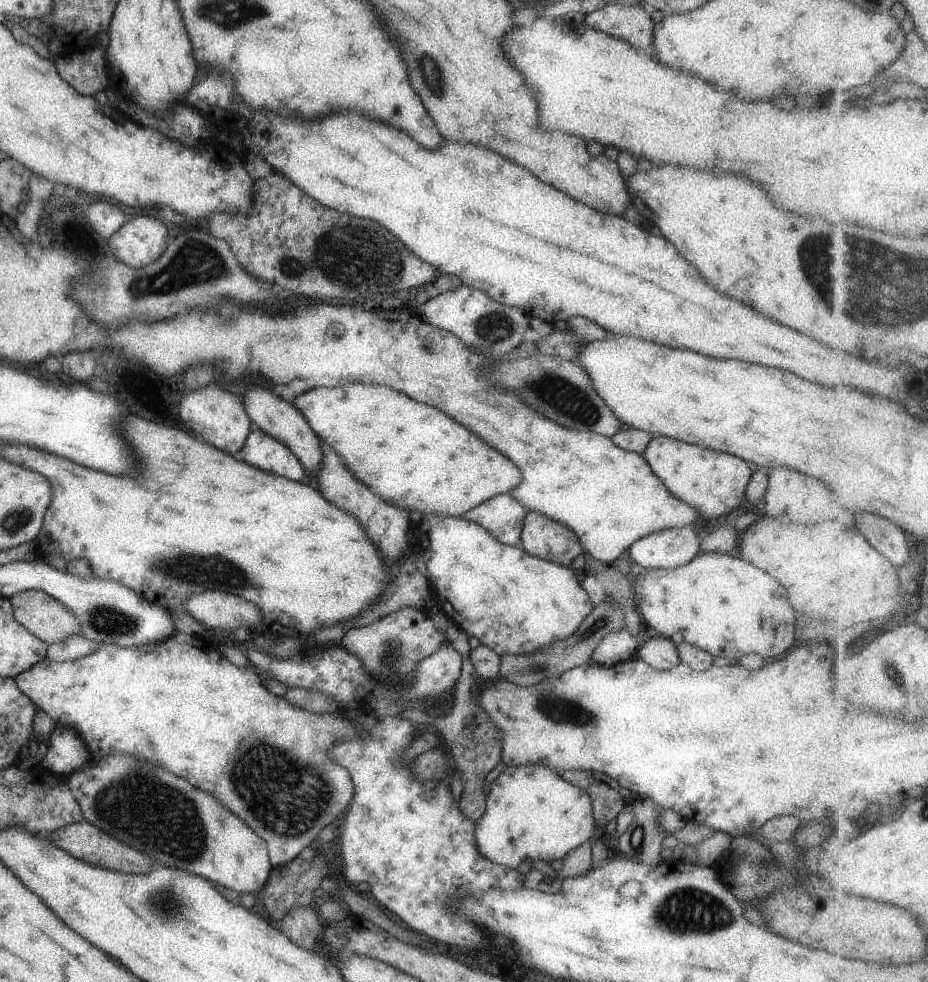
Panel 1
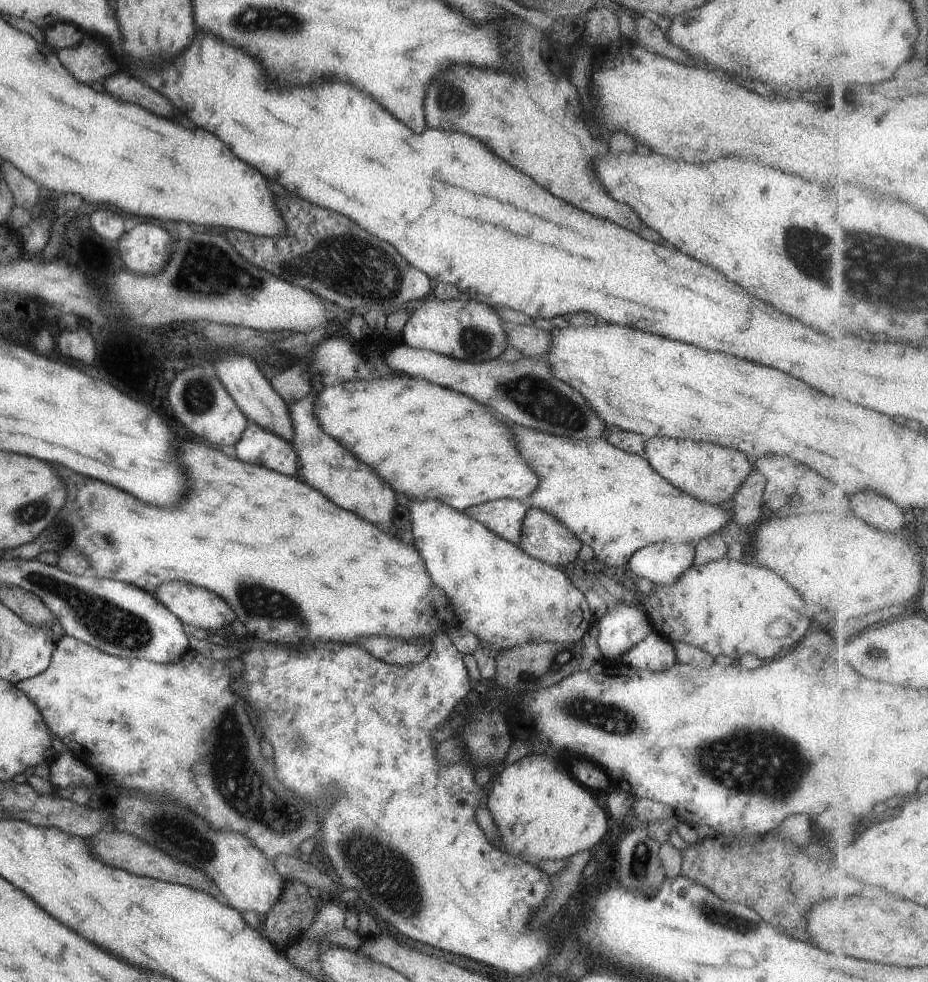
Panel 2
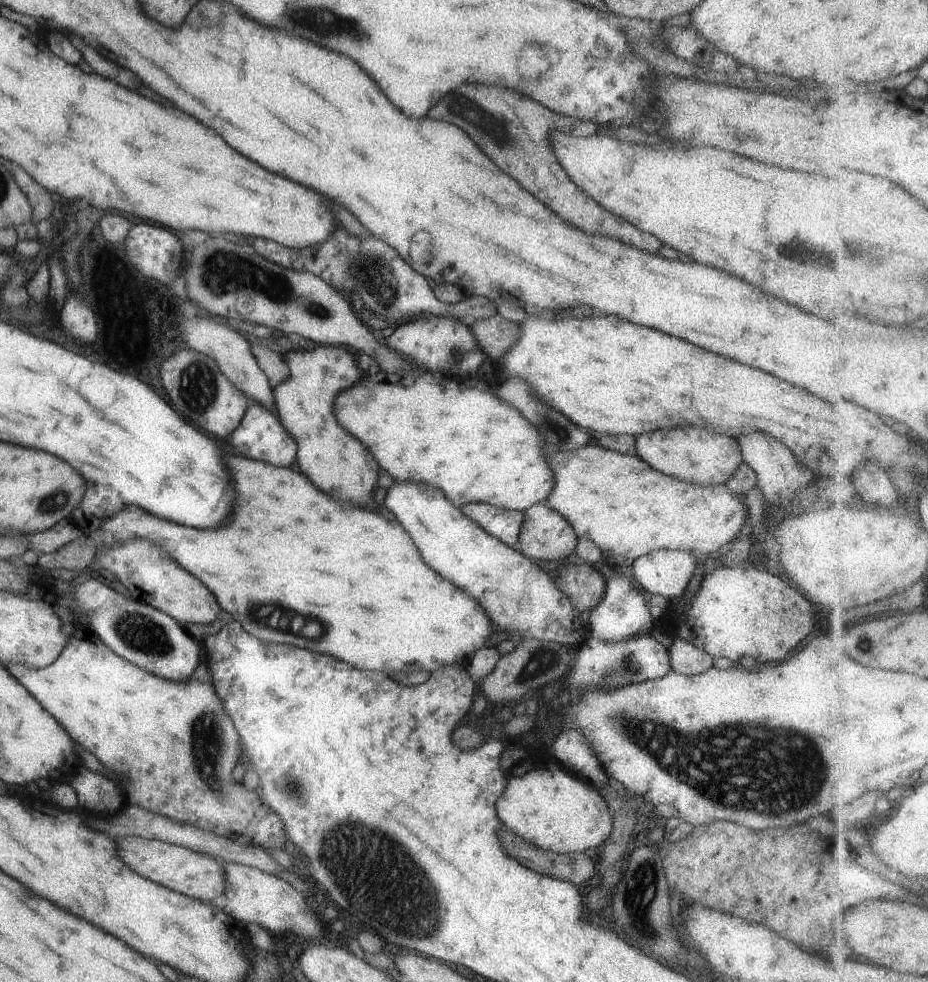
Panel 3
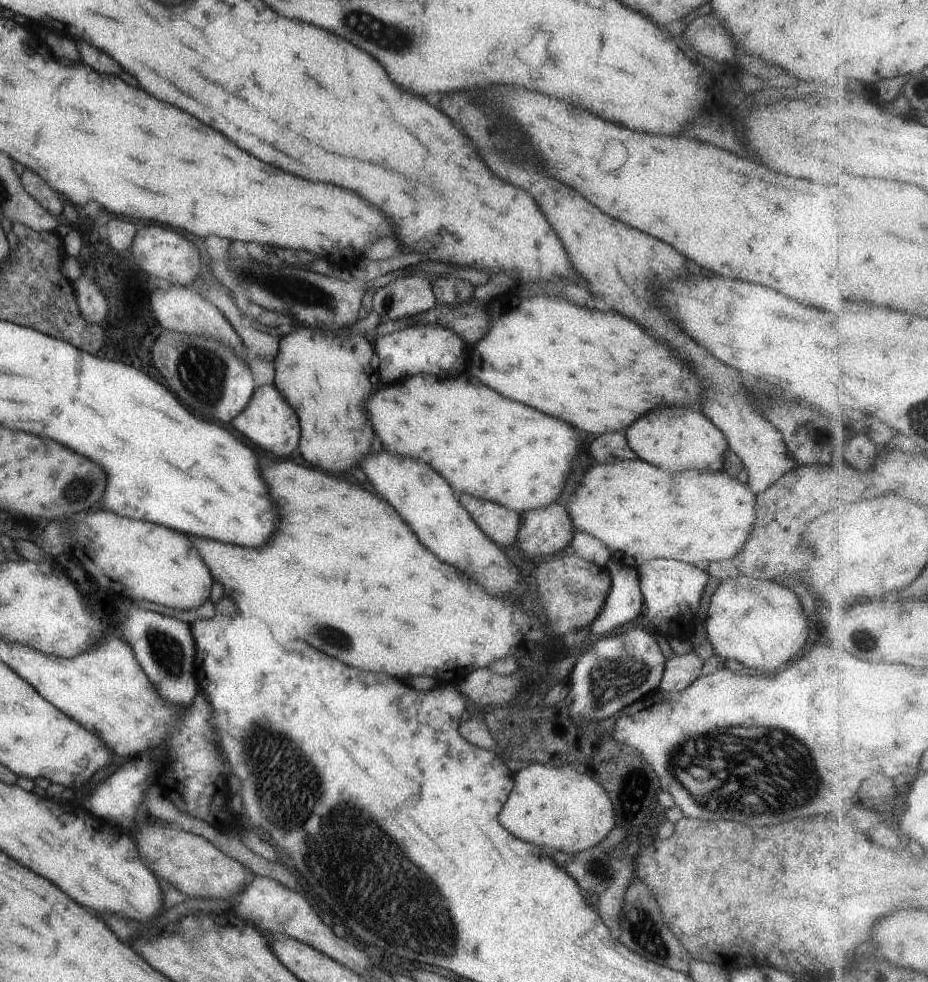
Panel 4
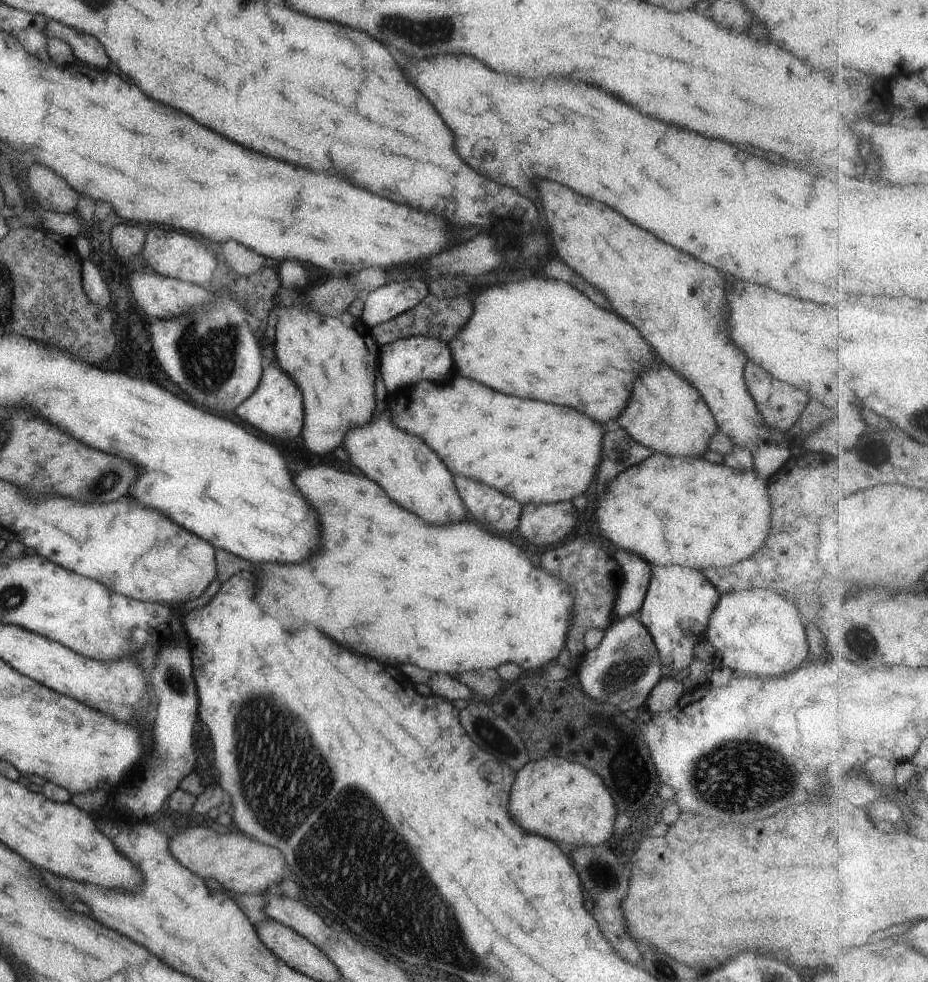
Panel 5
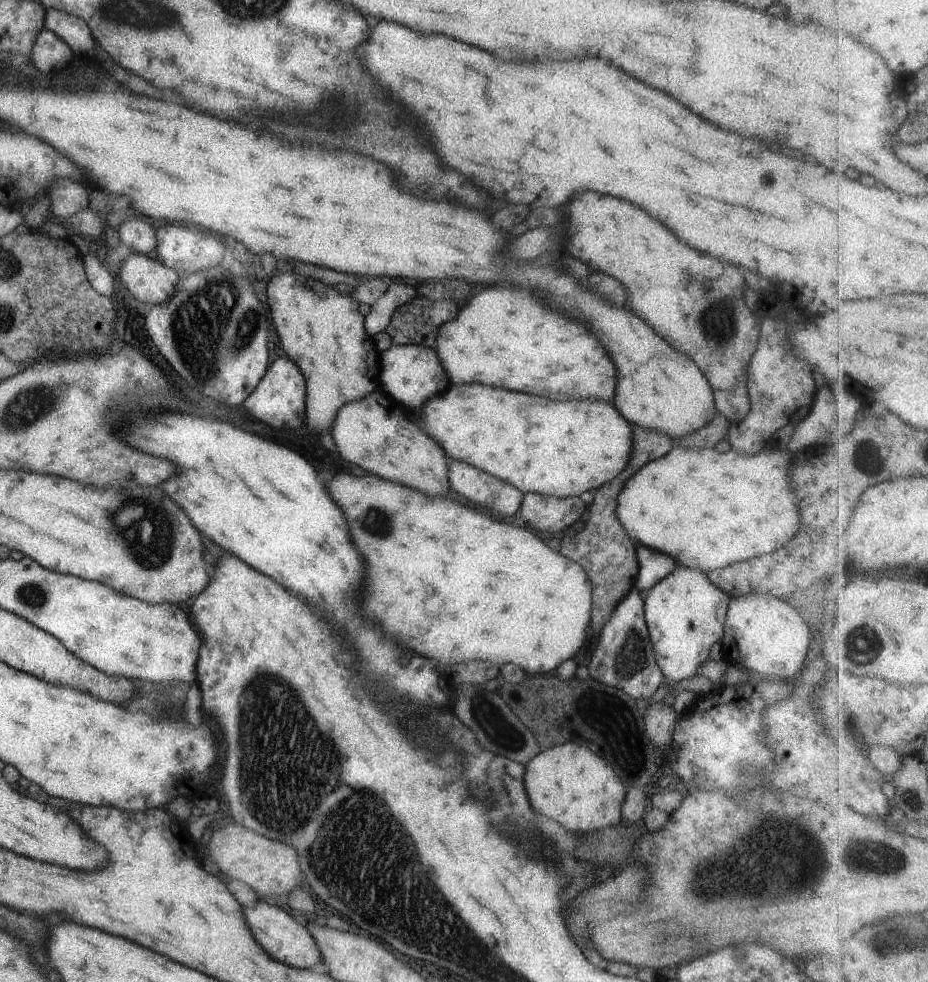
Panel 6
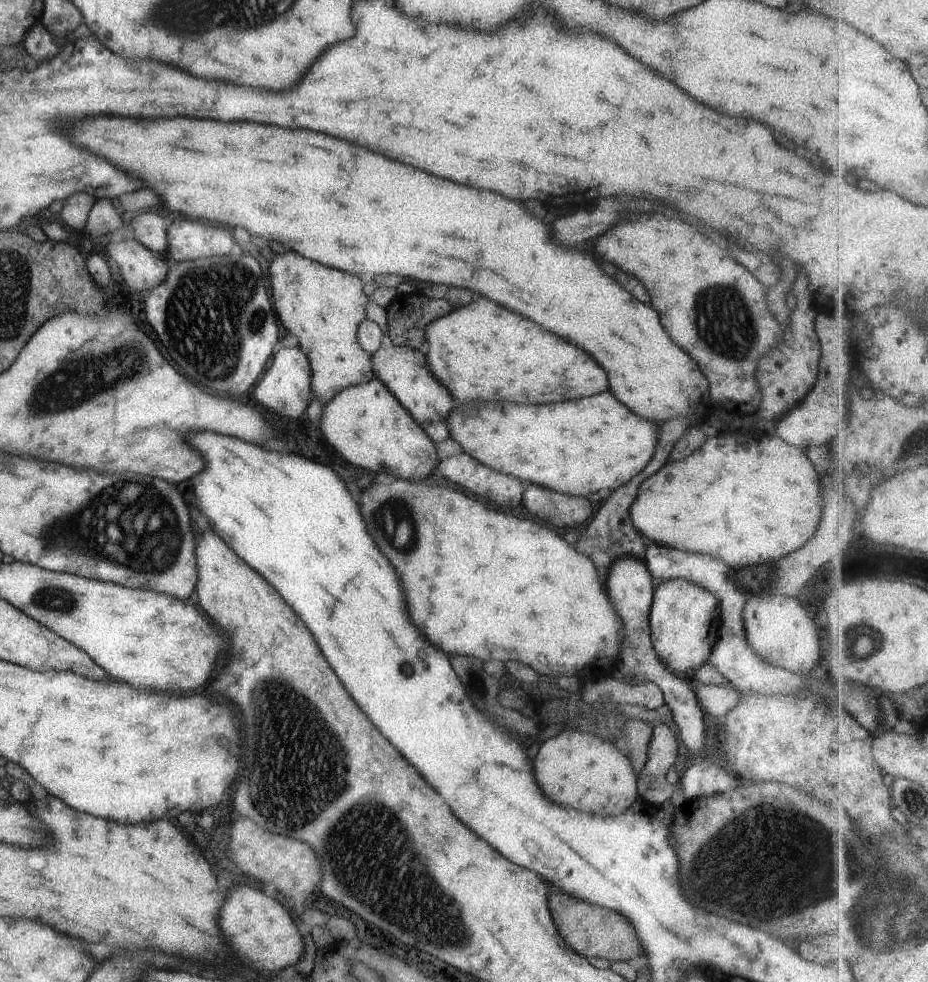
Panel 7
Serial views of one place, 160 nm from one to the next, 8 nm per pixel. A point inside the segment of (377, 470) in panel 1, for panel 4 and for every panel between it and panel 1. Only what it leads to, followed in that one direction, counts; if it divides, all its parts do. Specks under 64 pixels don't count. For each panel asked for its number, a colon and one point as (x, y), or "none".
2: (425, 442)
3: (430, 429)
4: (483, 444)

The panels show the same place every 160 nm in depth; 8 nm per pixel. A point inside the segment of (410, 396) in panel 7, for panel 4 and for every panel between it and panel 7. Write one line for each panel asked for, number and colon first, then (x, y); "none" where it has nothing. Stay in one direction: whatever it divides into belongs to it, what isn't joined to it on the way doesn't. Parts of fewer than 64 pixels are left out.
4: (434, 351)
5: (401, 363)
6: (409, 374)

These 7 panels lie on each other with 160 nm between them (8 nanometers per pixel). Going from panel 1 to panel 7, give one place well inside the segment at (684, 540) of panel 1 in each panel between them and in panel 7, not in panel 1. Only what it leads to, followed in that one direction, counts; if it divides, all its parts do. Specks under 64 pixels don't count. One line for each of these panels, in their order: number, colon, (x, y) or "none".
2: (663, 562)
3: (666, 572)
4: (671, 589)
5: (677, 604)
6: (684, 612)
7: (683, 618)

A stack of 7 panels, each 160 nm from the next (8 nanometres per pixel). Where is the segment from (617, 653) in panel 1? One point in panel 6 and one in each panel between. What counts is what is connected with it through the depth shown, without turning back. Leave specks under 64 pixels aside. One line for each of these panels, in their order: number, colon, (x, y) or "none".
2: (622, 626)
3: (622, 612)
4: (623, 602)
5: (635, 571)
6: (652, 565)

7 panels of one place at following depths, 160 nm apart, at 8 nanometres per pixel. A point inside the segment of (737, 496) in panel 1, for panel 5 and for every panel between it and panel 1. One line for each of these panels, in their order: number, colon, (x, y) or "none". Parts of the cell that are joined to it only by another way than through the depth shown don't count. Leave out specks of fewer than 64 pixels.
2: (710, 473)
3: (698, 455)
4: (676, 439)
5: (665, 414)

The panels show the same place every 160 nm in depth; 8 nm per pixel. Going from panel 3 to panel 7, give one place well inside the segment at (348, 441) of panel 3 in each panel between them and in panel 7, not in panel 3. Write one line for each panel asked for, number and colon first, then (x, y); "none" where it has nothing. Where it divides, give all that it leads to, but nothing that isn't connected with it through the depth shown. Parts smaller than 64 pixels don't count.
4: (324, 378)
5: (333, 360)
6: (321, 331)
7: (322, 308)

